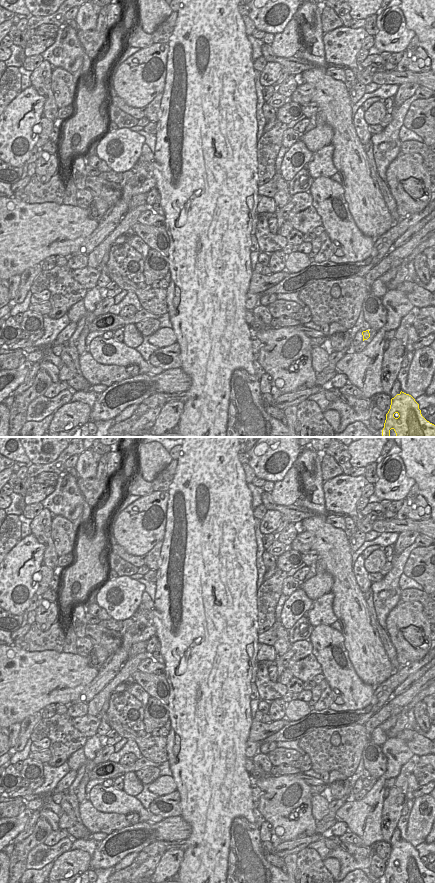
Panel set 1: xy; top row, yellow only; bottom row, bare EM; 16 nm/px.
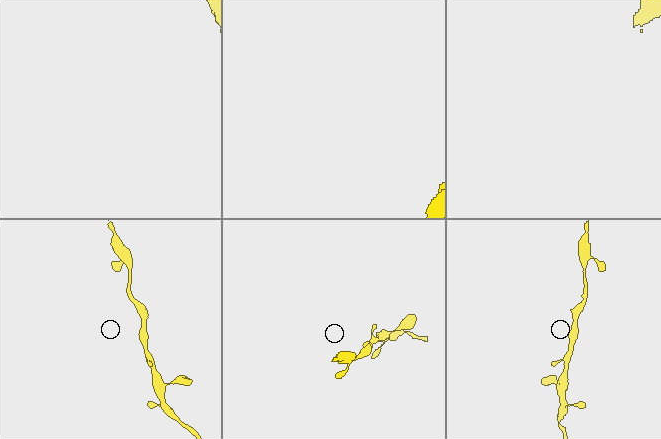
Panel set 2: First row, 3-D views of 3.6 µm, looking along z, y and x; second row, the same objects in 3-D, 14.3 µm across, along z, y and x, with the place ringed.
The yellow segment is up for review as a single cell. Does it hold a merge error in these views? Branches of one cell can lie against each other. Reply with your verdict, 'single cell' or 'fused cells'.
single cell

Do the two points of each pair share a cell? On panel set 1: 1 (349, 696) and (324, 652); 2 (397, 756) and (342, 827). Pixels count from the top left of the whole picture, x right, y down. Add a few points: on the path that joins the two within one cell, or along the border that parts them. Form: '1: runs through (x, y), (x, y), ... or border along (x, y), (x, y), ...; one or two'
1: runs through (345, 685), (338, 670), (331, 663); one
2: border along (337, 821), (343, 821), (347, 825), (348, 830); two

